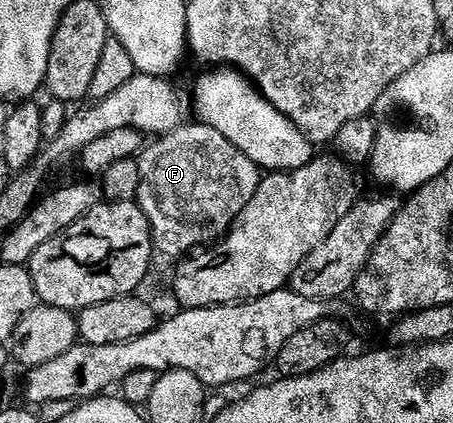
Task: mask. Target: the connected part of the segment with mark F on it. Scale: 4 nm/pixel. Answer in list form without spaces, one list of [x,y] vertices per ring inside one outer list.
[[[182,124],[170,133],[158,136],[154,140],[157,142],[154,145],[152,142],[139,157],[139,204],[142,211],[149,216],[149,224],[153,226],[156,252],[166,253],[172,259],[184,258],[224,238],[232,230],[233,222],[237,220],[243,207],[247,207],[247,203],[255,195],[257,184],[262,179],[259,166],[247,159],[247,155],[243,155],[243,151],[236,149],[230,141],[223,139],[219,131],[209,125],[192,124]]]

